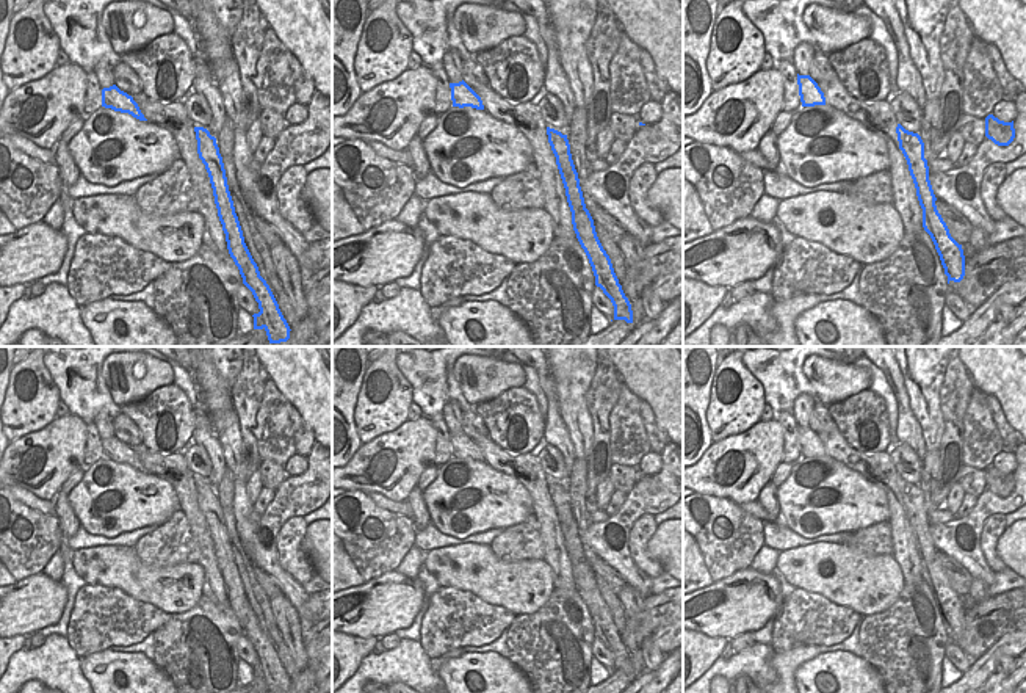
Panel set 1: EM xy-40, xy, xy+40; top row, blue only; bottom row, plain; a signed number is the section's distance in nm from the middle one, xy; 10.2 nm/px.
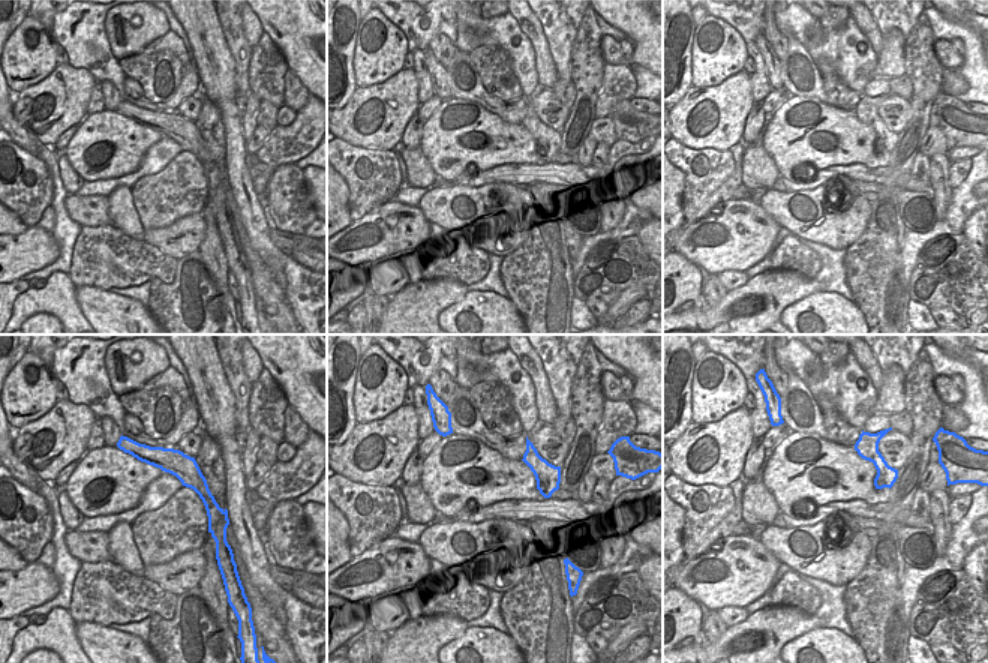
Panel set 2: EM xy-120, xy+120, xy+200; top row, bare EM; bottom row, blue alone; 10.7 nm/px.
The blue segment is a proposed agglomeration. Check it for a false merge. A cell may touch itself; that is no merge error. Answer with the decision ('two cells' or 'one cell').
two cells

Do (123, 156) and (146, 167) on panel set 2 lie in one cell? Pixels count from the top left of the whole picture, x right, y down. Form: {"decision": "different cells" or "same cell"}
{"decision": "different cells"}

